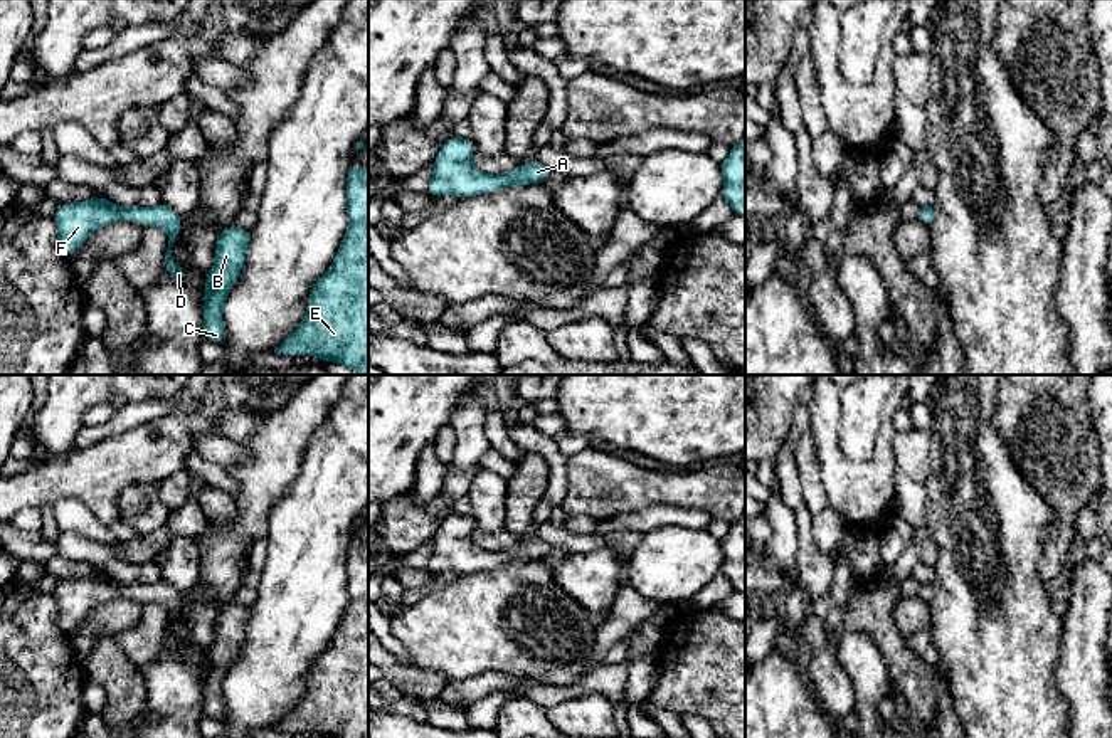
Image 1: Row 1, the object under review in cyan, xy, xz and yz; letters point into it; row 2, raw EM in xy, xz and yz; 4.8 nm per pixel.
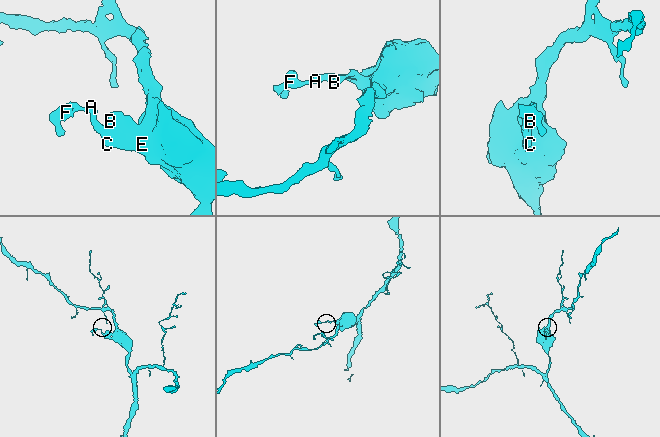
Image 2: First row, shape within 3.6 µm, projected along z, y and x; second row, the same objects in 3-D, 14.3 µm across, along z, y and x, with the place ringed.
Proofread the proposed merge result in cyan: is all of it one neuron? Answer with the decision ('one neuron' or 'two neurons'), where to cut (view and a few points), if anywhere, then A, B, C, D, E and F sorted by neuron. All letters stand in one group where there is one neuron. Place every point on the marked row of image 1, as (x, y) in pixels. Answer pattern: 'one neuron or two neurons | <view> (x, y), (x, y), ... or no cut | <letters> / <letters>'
one neuron | no cut | A B C D E F

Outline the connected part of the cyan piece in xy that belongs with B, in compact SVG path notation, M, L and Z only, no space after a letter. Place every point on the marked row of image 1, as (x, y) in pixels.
M225 227L215 244L215 264L205 276L204 338L214 343L227 340L222 311L224 301L236 284L251 244L251 230Z

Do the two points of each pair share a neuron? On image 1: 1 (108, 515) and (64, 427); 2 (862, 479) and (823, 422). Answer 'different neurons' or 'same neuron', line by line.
1: different neurons
2: same neuron

